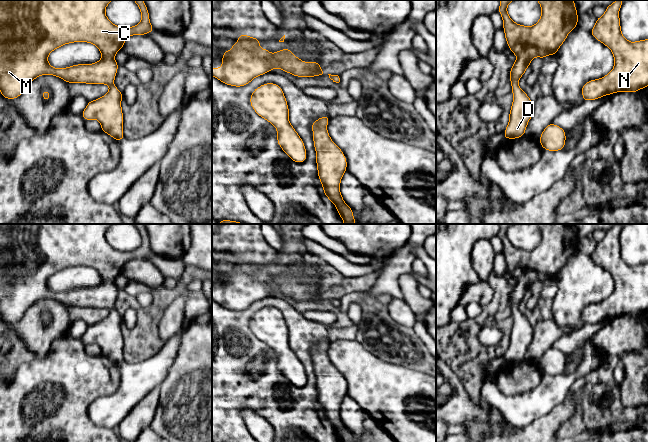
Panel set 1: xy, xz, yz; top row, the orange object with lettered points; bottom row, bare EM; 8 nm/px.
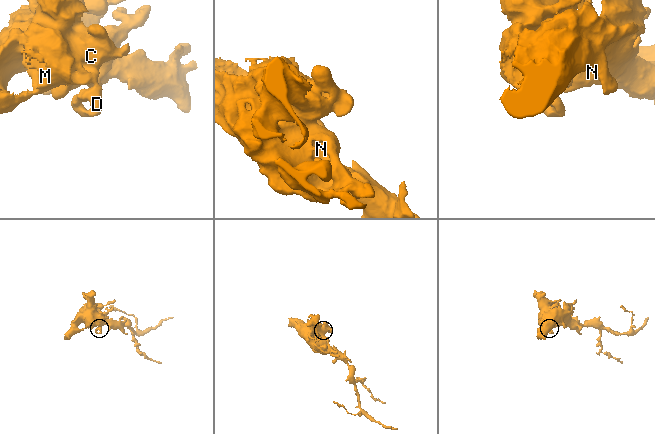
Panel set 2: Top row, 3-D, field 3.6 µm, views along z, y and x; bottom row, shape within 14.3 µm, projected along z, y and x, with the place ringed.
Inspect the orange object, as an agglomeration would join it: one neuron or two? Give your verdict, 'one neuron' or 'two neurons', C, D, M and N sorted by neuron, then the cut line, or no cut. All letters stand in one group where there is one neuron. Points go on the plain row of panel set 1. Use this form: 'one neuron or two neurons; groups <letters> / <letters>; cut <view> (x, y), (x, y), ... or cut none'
one neuron; groups C D M N; cut none

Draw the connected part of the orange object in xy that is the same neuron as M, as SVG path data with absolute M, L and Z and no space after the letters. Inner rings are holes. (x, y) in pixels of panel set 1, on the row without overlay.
M0 224L0 315L2 318L3 322L6 323L16 323L18 322L24 315L24 313L37 301L41 299L54 299L58 302L63 303L65 306L69 307L85 307L85 308L105 308L110 311L109 315L102 321L89 325L86 332L84 335L81 337L81 340L87 344L92 344L95 343L100 346L101 348L101 355L107 357L110 359L112 362L114 362L117 365L121 365L124 363L123 359L123 336L122 336L122 330L121 330L121 324L123 323L123 317L121 317L118 312L114 309L114 304L115 300L118 295L118 287L115 285L115 279L116 277L123 272L123 269L126 265L126 263L129 260L133 259L146 259L149 256L155 255L154 252L152 251L150 247L150 242L149 242L149 236L147 233L146 228L144 227L143 224L133 224L139 231L140 236L141 236L141 246L135 250L132 251L120 251L115 248L113 248L106 240L105 234L107 229L113 224ZM75 266L86 266L86 267L91 267L95 269L100 277L102 282L95 287L92 288L76 288L73 290L69 290L66 292L55 292L52 291L48 287L48 280L49 278L54 275L55 273L65 269L65 268L70 268L70 267L75 267Z

